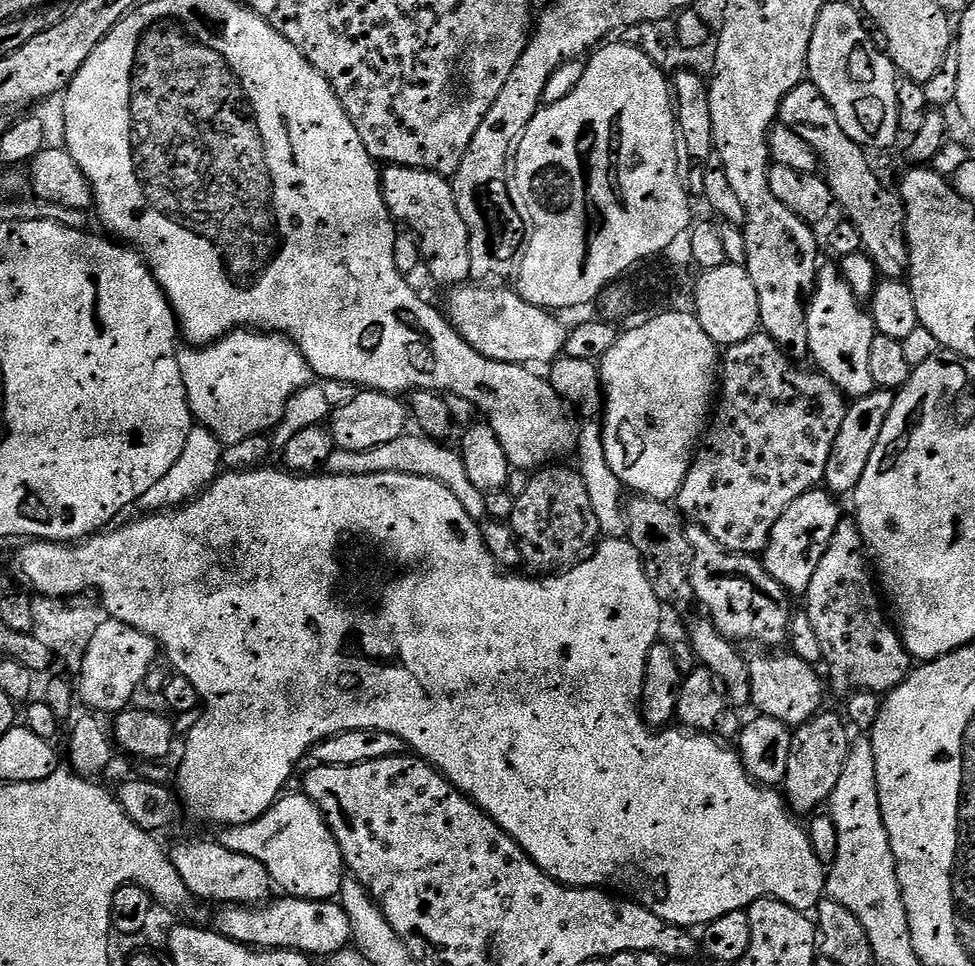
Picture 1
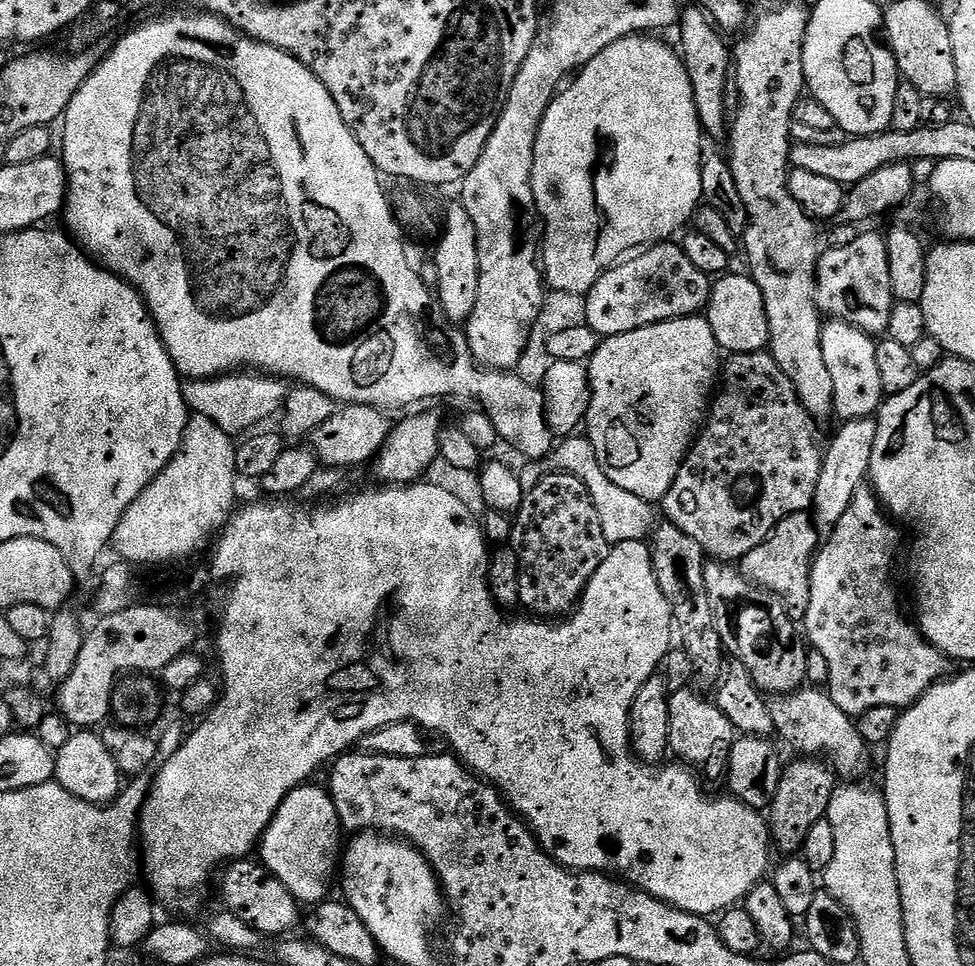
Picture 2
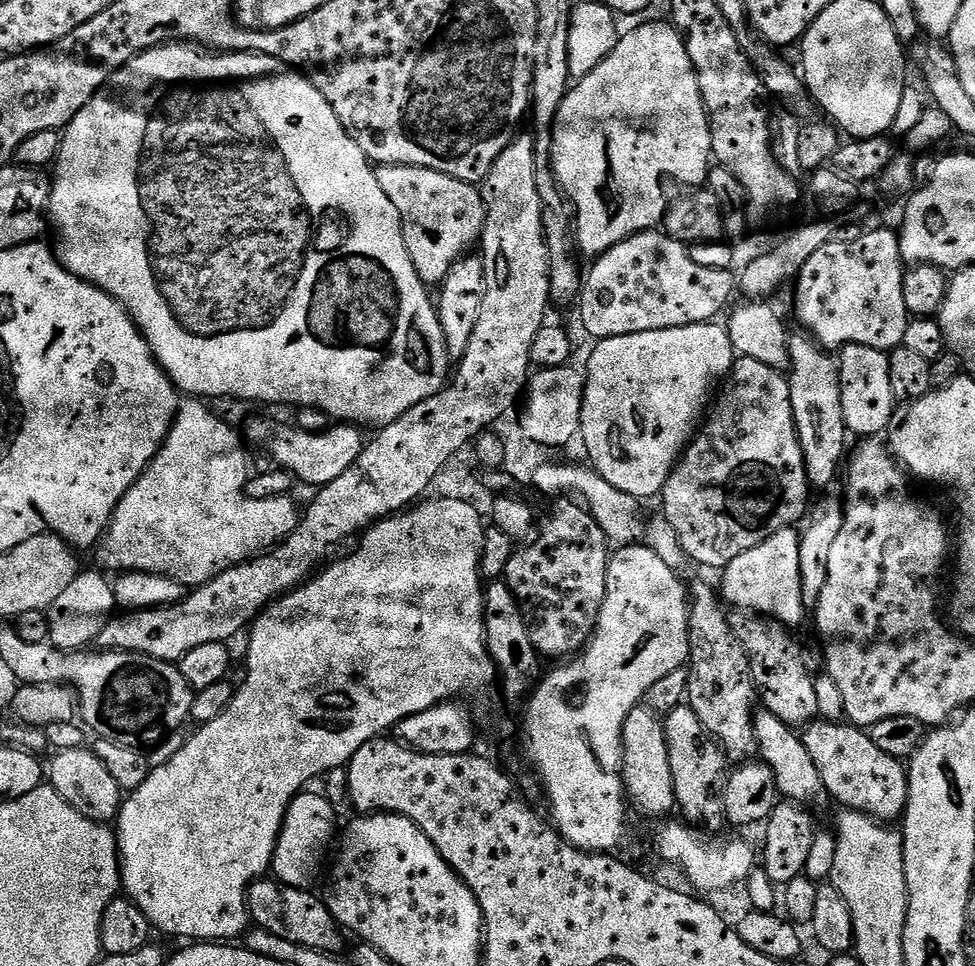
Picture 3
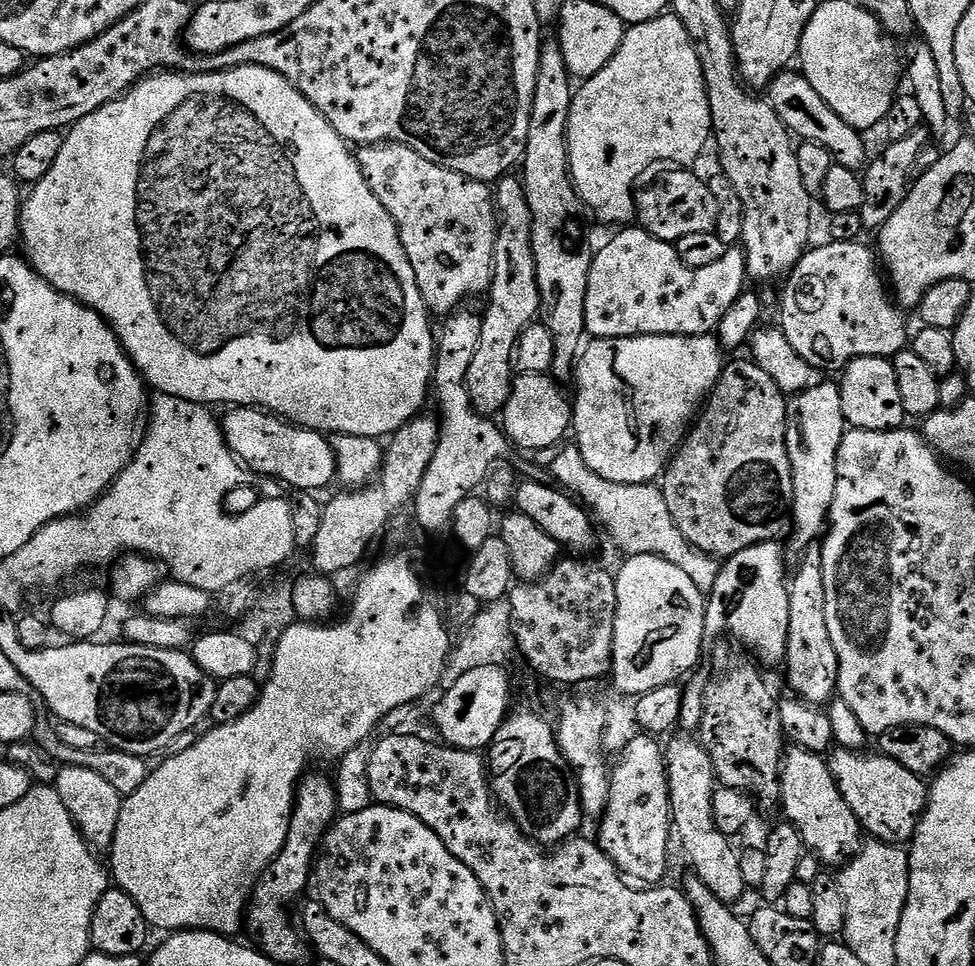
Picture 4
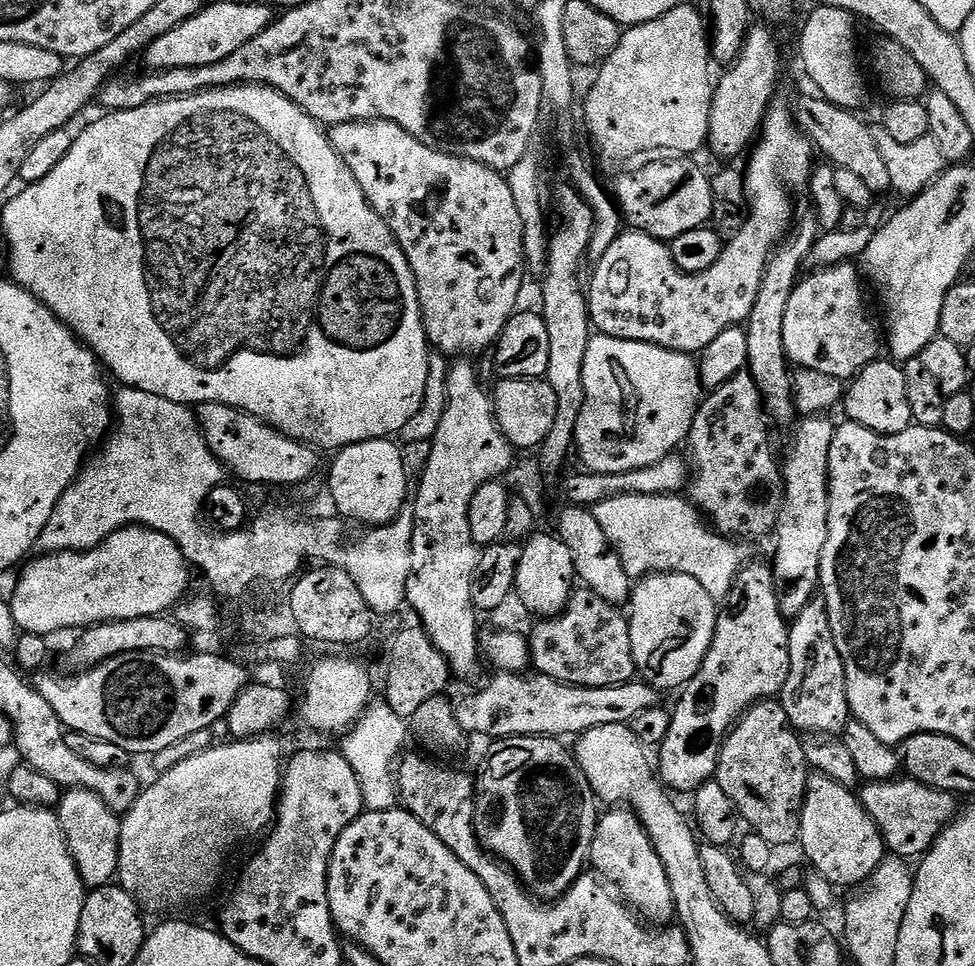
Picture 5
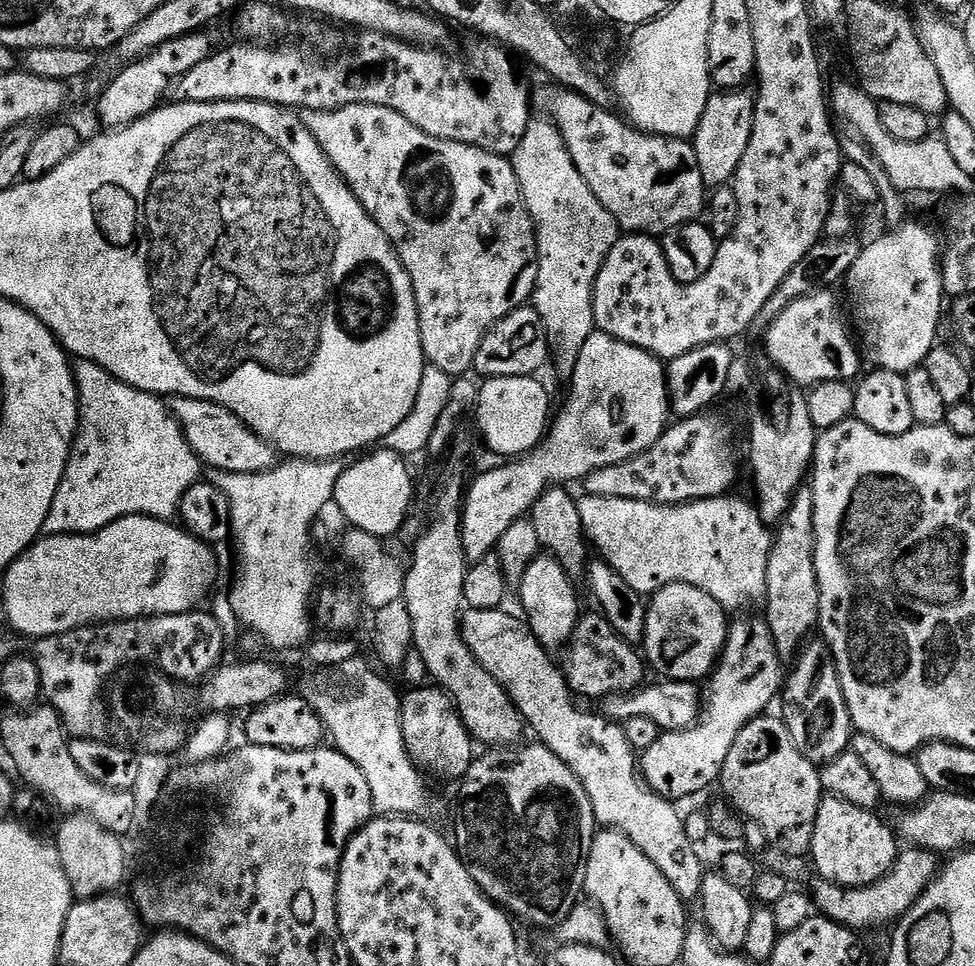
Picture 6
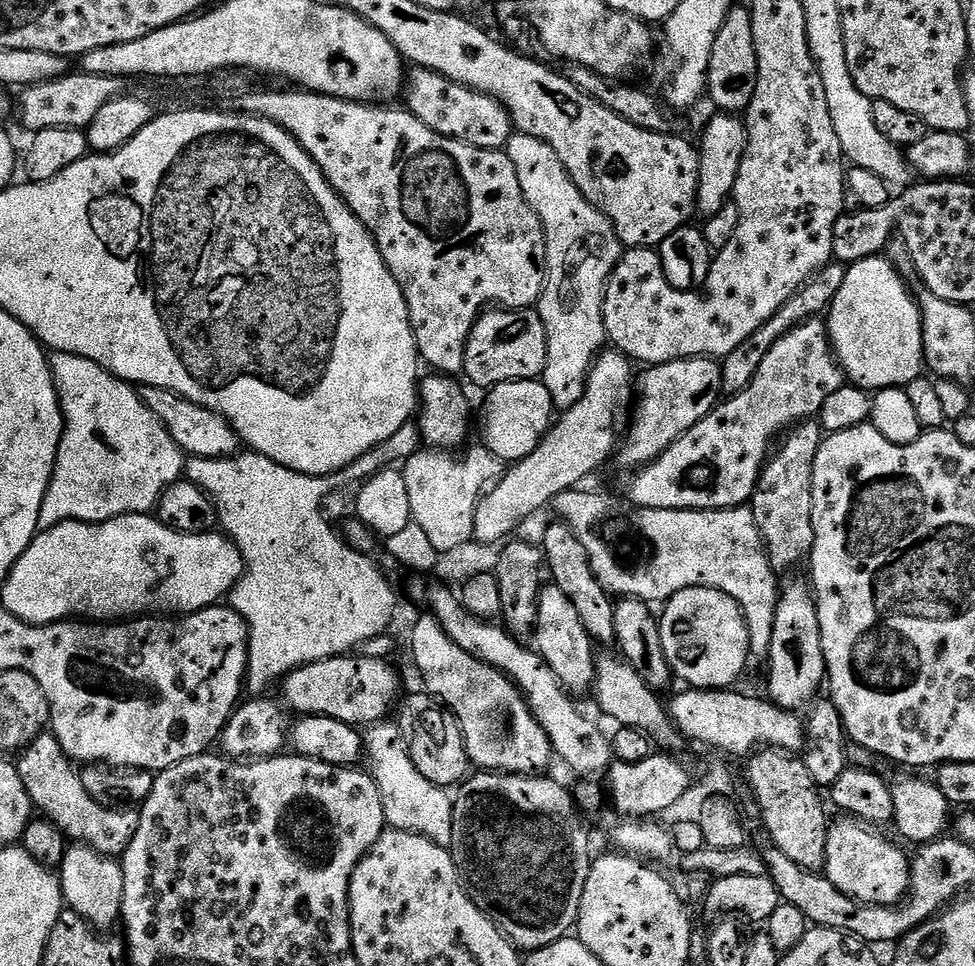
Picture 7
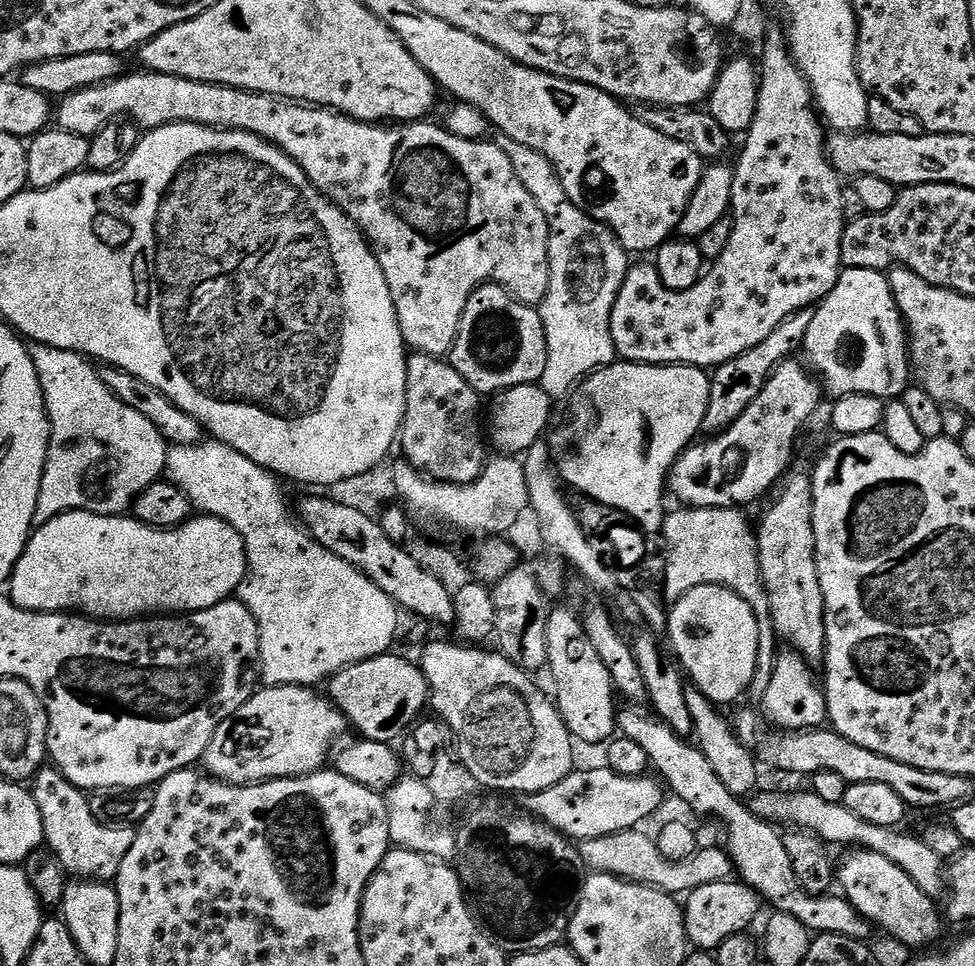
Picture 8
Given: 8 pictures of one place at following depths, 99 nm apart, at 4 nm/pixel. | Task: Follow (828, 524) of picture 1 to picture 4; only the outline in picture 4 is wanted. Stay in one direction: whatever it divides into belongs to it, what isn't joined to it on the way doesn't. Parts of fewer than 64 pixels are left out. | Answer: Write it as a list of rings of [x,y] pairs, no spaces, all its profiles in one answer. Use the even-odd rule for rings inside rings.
[[[767,540],[727,557],[720,565],[718,582],[707,593],[704,609],[704,631],[709,637],[722,636],[718,638],[745,644],[740,645],[745,649],[753,648],[761,665],[776,664],[779,660],[781,663],[788,655],[789,581],[786,572],[784,576],[784,552],[778,545],[776,540]]]

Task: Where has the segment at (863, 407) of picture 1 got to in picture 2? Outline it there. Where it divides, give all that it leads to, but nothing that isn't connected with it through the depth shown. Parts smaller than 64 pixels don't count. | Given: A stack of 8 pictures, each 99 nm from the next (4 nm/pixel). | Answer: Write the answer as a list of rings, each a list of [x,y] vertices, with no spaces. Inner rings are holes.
[[[870,416],[858,418],[857,420],[845,420],[839,426],[841,428],[833,434],[832,441],[829,444],[827,441],[824,448],[822,470],[818,474],[818,490],[814,490],[814,498],[810,509],[812,524],[822,538],[827,538],[834,534],[838,522],[842,522],[842,514],[846,514],[846,510],[850,510],[850,502],[854,502],[854,494],[858,494],[858,490],[865,487],[866,481],[869,479],[870,458],[874,454],[874,438],[878,434],[878,426],[875,419]]]

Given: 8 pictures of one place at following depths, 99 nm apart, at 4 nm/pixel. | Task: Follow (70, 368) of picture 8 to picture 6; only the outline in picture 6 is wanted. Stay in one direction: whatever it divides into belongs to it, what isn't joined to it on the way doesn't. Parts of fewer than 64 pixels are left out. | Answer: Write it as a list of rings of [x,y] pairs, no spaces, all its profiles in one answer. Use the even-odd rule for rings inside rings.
[[[77,359],[72,376],[80,395],[80,424],[62,482],[58,482],[58,494],[50,502],[43,535],[90,536],[124,516],[152,516],[156,520],[171,521],[179,513],[186,490],[201,479],[202,465],[167,403],[155,392],[138,390],[107,372],[101,364],[89,360]]]

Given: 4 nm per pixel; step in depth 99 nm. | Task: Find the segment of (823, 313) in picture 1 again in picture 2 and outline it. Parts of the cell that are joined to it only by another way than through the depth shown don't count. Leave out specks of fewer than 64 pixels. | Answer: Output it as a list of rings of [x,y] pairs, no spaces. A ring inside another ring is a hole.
[[[829,319],[822,327],[822,355],[826,358],[826,366],[830,366],[830,378],[834,378],[834,398],[832,407],[835,415],[841,421],[857,420],[867,416],[875,417],[879,413],[880,405],[886,399],[882,386],[882,377],[878,371],[877,341],[868,333],[858,330],[841,320]]]

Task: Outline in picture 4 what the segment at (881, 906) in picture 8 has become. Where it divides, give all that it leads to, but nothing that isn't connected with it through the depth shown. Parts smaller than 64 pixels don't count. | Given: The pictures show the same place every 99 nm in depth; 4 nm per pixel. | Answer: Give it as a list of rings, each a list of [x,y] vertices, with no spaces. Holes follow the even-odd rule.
[[[795,746],[787,749],[780,777],[780,799],[787,819],[796,827],[804,840],[805,849],[812,852],[824,864],[843,866],[855,859],[862,847],[862,829],[858,818],[854,818],[854,810],[846,806],[846,798],[842,798],[842,790],[838,790],[838,782],[834,782],[834,774],[828,769],[828,760],[821,753],[811,752]]]

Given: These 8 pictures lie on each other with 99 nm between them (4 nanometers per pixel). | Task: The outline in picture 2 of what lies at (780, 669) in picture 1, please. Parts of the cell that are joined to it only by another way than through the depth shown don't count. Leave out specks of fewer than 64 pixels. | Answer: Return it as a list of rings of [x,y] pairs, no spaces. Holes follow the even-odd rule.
[[[805,686],[789,692],[786,696],[775,697],[771,701],[773,729],[792,748],[797,748],[797,753],[812,758],[823,754],[837,777],[844,782],[856,782],[868,772],[872,764],[870,746],[862,738],[857,721],[847,716],[828,697],[823,687]]]

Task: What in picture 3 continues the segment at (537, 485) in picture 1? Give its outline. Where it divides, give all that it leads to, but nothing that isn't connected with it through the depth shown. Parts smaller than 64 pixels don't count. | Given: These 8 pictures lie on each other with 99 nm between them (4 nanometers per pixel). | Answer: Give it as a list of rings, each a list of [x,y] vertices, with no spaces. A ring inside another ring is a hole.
[[[560,498],[556,502],[557,504],[549,510],[548,517],[541,524],[539,521],[531,539],[520,546],[525,548],[517,547],[513,551],[502,577],[510,586],[514,598],[518,598],[526,630],[530,634],[530,642],[534,642],[541,657],[548,659],[549,656],[552,662],[560,662],[577,655],[592,637],[598,614],[602,610],[602,602],[608,593],[610,559],[610,545],[606,534],[594,520],[591,509],[572,498]]]

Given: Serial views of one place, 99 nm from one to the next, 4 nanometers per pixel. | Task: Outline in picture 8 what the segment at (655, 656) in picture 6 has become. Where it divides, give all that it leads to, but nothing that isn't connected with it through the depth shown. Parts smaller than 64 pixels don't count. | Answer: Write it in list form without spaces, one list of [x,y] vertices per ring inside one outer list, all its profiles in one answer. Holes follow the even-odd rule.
[[[699,584],[671,605],[667,636],[687,679],[713,704],[732,704],[747,693],[758,662],[758,622],[741,596],[722,584]]]

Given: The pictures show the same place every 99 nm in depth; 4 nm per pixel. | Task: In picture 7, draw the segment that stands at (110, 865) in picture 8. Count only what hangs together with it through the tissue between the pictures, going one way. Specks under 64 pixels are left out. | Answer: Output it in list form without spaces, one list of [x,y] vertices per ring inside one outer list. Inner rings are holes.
[[[45,730],[35,736],[19,753],[15,765],[35,811],[56,827],[65,838],[86,844],[104,856],[123,857],[138,830],[139,811],[130,808],[107,808],[94,802],[94,798],[86,794],[86,786],[82,786],[77,765],[68,759],[51,731]]]

